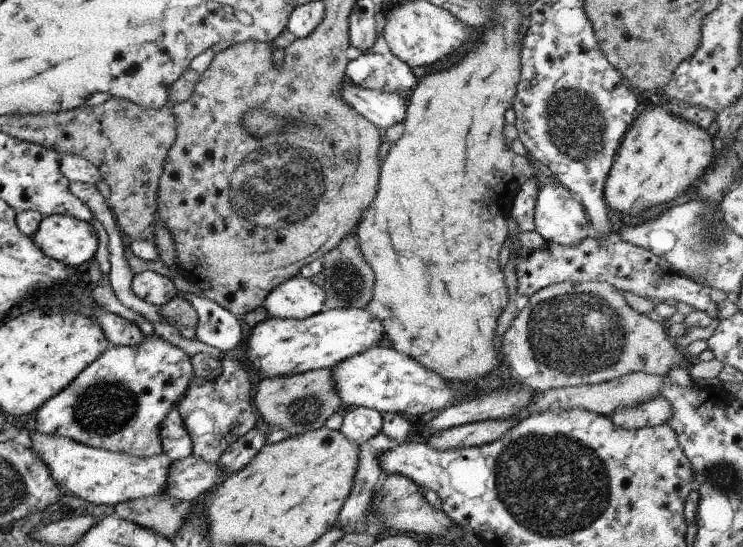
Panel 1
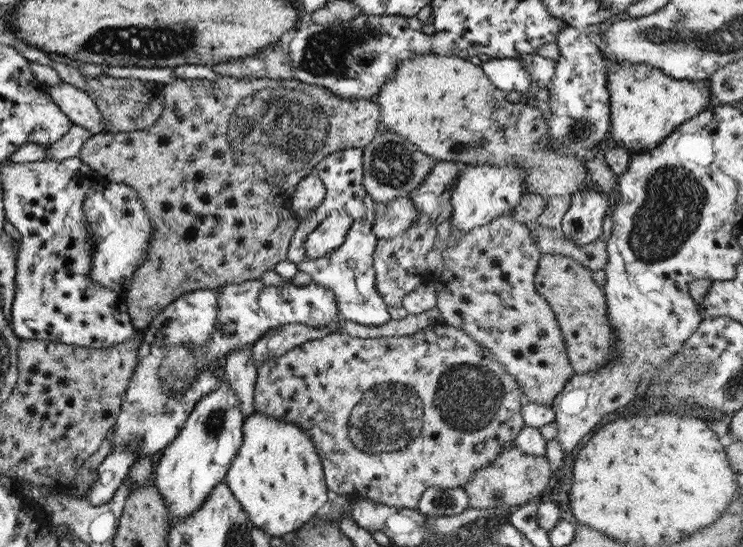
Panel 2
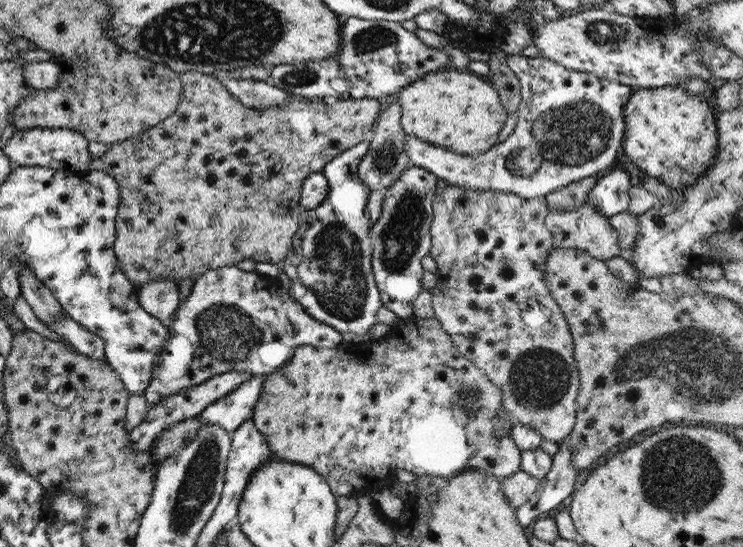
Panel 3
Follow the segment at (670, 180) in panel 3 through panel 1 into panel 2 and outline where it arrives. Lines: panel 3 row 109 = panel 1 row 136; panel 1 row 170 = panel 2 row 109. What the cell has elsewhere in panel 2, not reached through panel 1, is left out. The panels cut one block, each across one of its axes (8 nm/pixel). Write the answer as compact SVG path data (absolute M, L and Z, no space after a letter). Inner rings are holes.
M605 56L604 60L609 93L609 136L631 154L655 148L675 127L713 103L707 80L679 80L645 63L630 65Z

